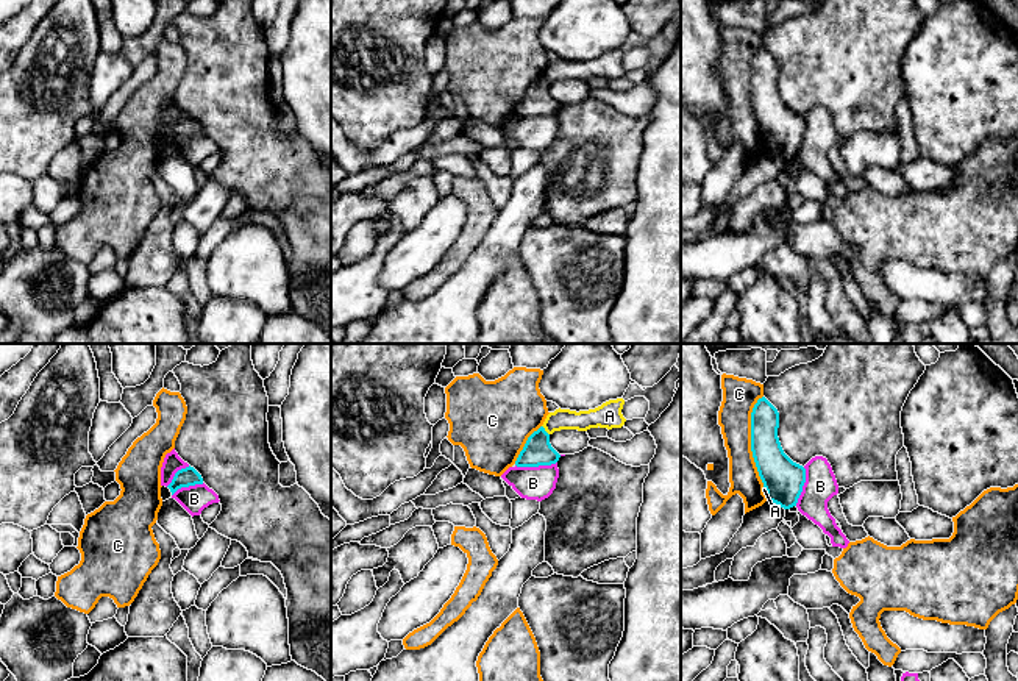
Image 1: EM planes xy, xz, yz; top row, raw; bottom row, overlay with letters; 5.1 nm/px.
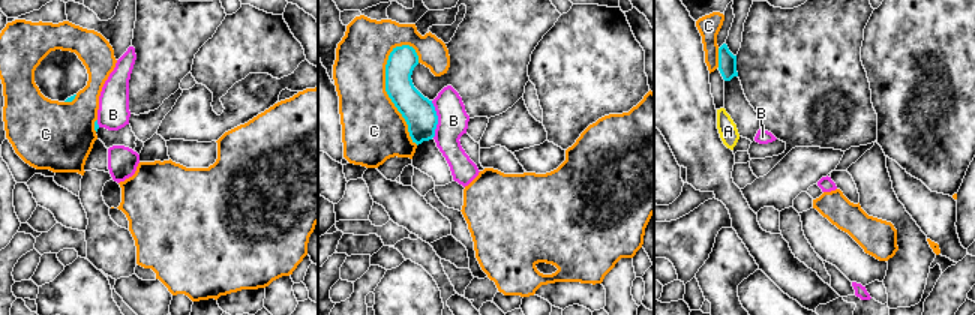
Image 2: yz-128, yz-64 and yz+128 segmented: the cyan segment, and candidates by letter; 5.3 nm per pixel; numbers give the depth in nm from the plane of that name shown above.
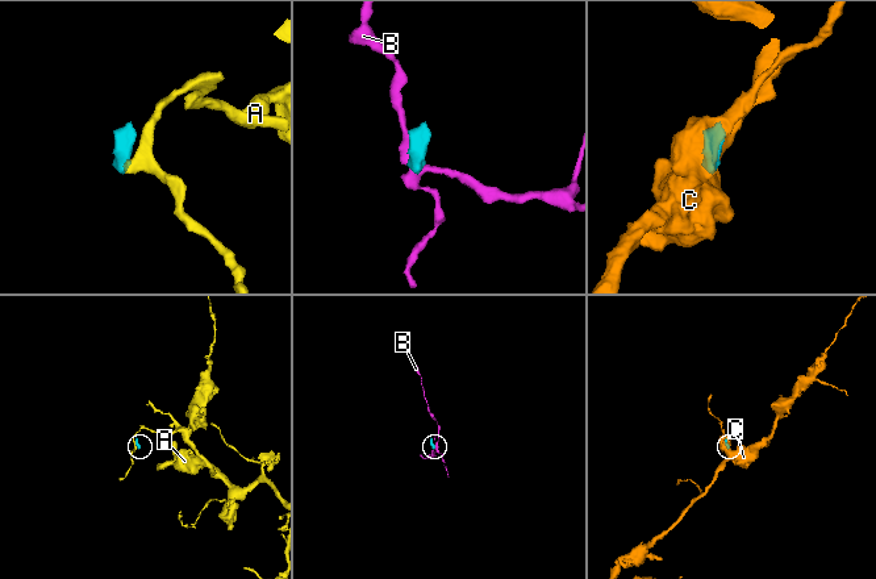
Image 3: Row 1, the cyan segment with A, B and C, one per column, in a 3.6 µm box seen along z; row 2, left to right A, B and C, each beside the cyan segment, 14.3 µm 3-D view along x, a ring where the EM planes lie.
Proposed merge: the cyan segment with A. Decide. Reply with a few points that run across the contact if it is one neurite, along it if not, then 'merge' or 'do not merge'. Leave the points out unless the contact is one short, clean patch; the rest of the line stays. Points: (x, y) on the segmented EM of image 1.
line xz (542, 425), (548, 434); do not merge

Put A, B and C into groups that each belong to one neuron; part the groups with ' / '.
A / B / C

